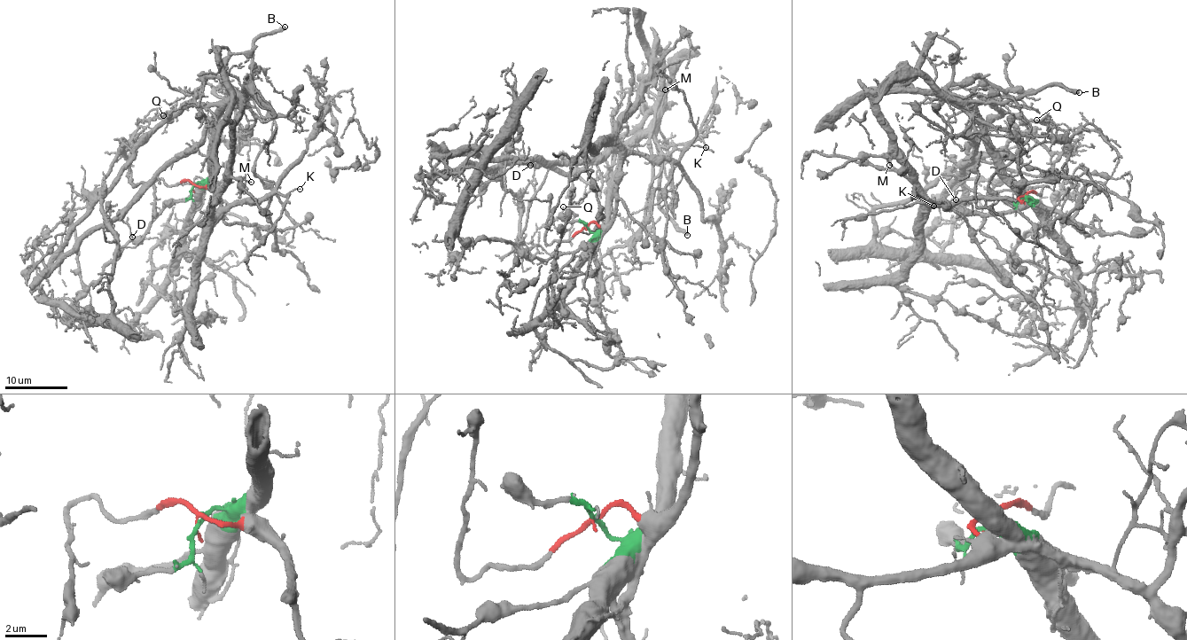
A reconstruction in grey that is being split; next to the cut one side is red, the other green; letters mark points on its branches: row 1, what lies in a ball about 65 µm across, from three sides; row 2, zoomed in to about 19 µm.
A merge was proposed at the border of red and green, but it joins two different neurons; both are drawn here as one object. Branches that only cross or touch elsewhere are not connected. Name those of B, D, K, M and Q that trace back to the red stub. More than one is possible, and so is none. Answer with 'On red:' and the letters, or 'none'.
On red: K, M

